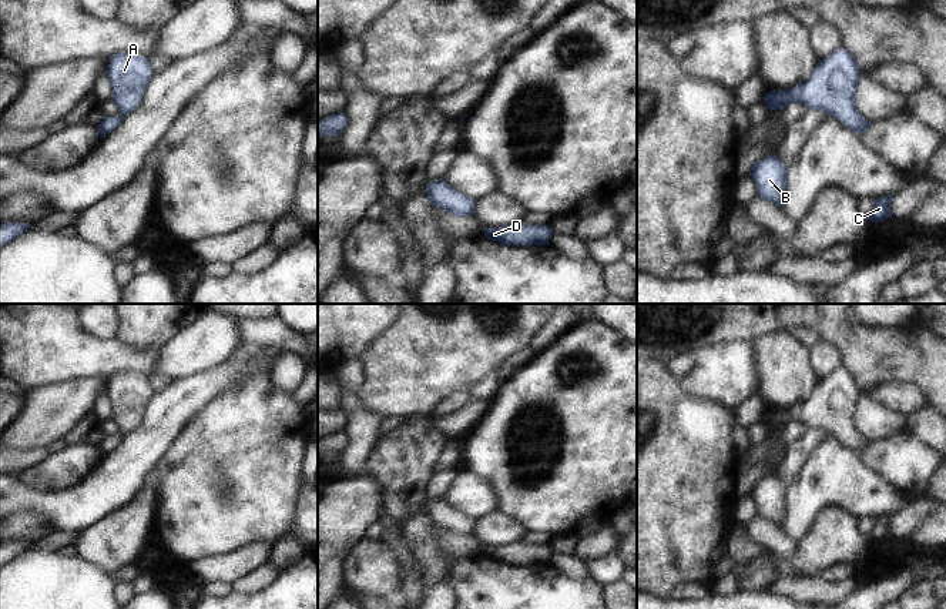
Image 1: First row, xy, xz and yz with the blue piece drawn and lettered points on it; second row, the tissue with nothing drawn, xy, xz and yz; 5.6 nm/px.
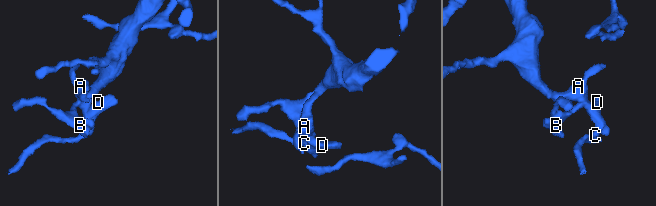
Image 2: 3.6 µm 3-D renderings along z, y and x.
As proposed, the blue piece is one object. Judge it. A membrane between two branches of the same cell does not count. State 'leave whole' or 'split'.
leave whole

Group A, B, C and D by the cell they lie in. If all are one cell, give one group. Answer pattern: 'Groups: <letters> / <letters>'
Groups: A B C D.

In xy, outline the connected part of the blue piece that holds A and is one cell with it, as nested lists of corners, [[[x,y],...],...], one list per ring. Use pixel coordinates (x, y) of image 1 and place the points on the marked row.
[[[117,53],[110,57],[107,77],[113,87],[111,101],[121,116],[104,117],[104,121],[98,126],[101,138],[115,130],[121,120],[138,107],[152,77],[152,70],[145,56]]]

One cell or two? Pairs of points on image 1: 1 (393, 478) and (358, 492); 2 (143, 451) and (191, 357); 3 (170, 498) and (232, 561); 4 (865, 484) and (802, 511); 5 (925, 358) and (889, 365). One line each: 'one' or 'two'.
1: two
2: two
3: two
4: one
5: one

